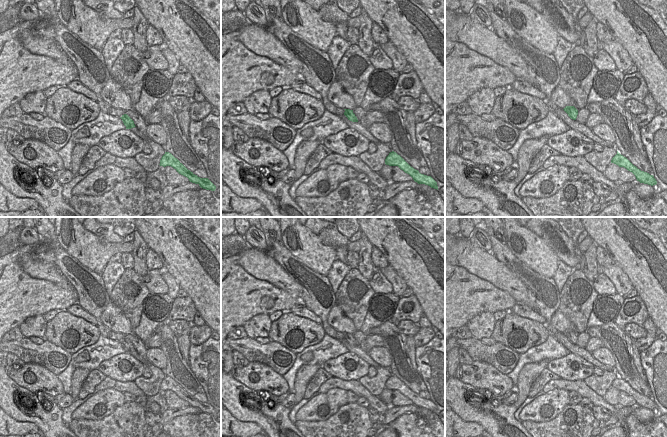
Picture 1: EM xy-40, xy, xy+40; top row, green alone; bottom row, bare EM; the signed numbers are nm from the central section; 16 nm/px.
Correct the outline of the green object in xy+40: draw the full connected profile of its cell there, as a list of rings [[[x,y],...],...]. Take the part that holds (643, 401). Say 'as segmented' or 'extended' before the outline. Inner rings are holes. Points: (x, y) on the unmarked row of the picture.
extended | [[[604,371],[602,376],[591,375],[583,380],[599,396],[604,397],[610,387],[614,387],[619,391],[624,391],[632,396],[637,405],[648,409],[656,409],[657,405],[653,399],[641,395],[634,390],[626,381],[621,379],[615,371]]]

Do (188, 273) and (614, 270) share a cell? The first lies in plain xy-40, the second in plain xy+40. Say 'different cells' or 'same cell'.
different cells

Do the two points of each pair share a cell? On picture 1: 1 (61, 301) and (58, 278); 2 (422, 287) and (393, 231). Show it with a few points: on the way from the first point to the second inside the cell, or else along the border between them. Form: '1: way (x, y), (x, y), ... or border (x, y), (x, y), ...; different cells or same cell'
1: border (36, 279), (46, 279), (64, 288), (71, 286); different cells
2: way (422, 273), (422, 266), (404, 245); same cell

